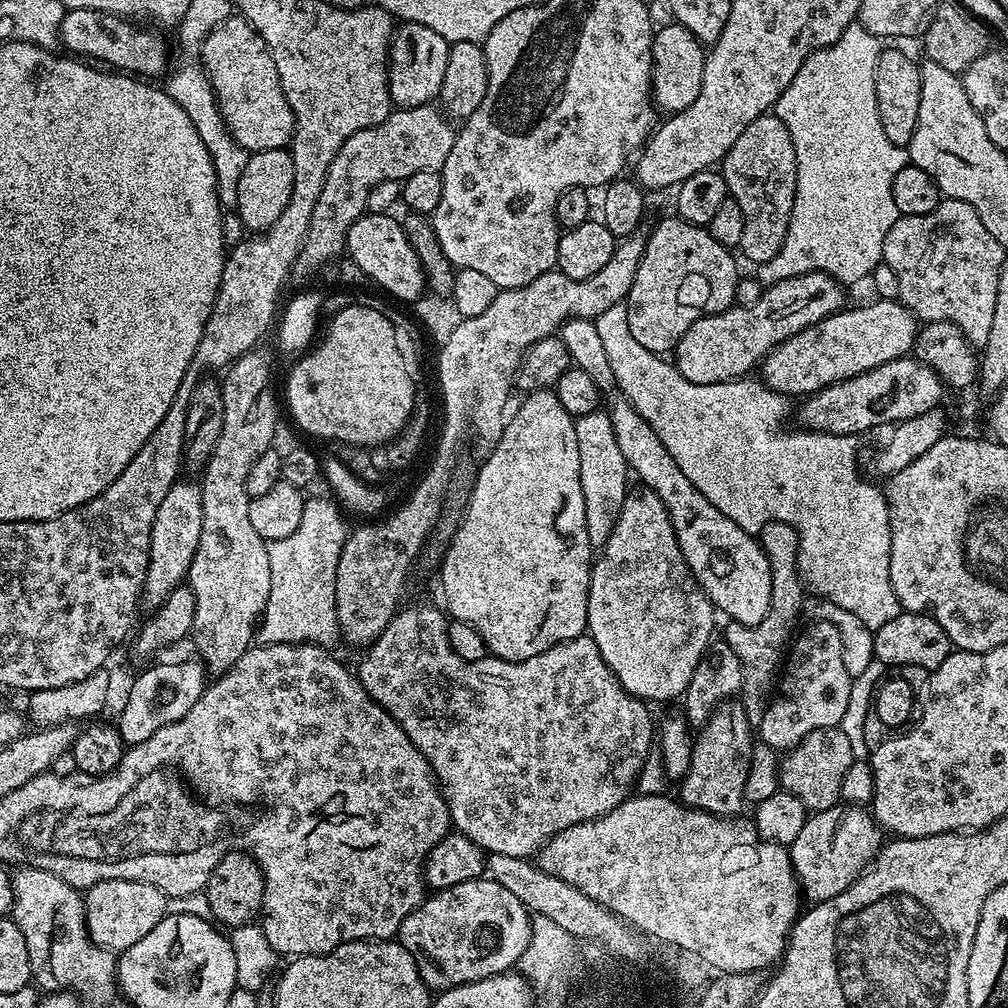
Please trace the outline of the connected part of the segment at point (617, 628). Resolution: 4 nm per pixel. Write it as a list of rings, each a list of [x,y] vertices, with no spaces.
[[[649,488],[629,491],[622,502],[612,533],[599,549],[592,566],[588,587],[587,635],[598,646],[598,654],[614,678],[631,696],[645,702],[683,697],[686,686],[714,639],[718,609],[692,577],[682,558],[670,514],[658,494]]]

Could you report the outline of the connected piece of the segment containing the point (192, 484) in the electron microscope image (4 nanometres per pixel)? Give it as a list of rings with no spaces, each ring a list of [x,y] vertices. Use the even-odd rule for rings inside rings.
[[[177,479],[176,483],[170,486],[170,490],[166,490],[166,498],[162,498],[158,514],[154,514],[142,597],[143,607],[148,607],[148,610],[159,608],[174,589],[187,581],[190,562],[194,562],[194,554],[198,550],[198,538],[202,538],[202,490],[195,479],[184,479]]]

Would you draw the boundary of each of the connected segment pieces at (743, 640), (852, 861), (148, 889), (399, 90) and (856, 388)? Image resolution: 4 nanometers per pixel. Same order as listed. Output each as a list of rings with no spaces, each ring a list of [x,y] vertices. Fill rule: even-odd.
[[[775,520],[765,524],[758,533],[760,549],[766,554],[772,575],[772,593],[770,594],[770,610],[766,610],[766,618],[757,624],[729,623],[728,629],[722,632],[722,639],[738,654],[744,667],[744,684],[740,687],[738,699],[746,710],[746,718],[753,726],[762,722],[762,714],[766,714],[770,697],[774,692],[774,681],[778,669],[790,648],[790,641],[797,631],[796,619],[801,619],[806,588],[800,578],[800,570],[796,566],[800,535],[791,524],[783,524]]]
[[[837,806],[812,812],[790,845],[792,869],[809,901],[829,900],[849,888],[875,860],[882,847],[882,829],[864,806]]]
[[[107,880],[87,889],[84,896],[84,917],[88,933],[100,948],[109,948],[113,954],[124,952],[134,942],[146,938],[160,919],[166,915],[169,897],[152,884],[137,880]]]
[[[401,23],[393,31],[392,42],[388,46],[388,93],[396,108],[417,108],[423,104],[432,104],[442,90],[442,77],[446,74],[446,58],[450,45],[442,34],[434,34],[430,26]]]
[[[911,355],[899,356],[882,366],[874,366],[874,370],[813,392],[801,403],[804,405],[800,408],[799,427],[809,432],[859,437],[860,432],[883,424],[895,426],[906,418],[918,418],[918,414],[926,414],[926,410],[941,407],[944,392],[944,381],[930,366]]]

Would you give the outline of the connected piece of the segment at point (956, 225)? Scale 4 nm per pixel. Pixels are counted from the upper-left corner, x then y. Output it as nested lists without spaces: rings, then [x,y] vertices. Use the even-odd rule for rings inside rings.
[[[945,197],[927,214],[901,216],[887,231],[883,242],[883,263],[892,268],[898,277],[899,300],[911,310],[919,321],[952,321],[963,331],[973,347],[982,348],[989,340],[991,323],[994,320],[995,299],[998,292],[998,277],[1006,259],[1006,250],[991,237],[990,230],[978,217],[968,202]]]

